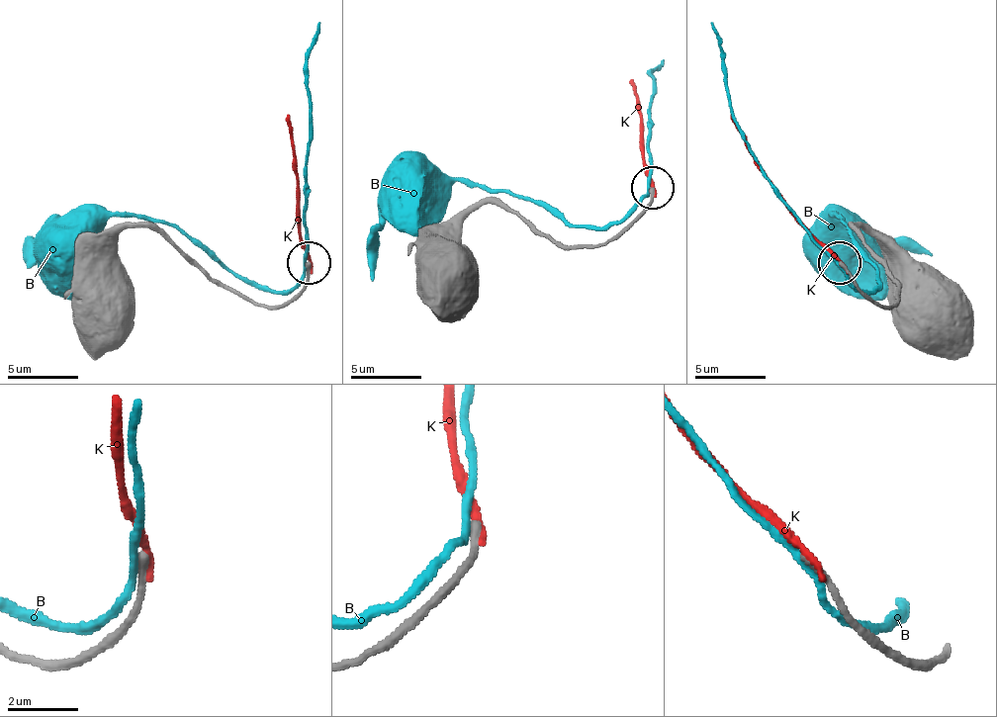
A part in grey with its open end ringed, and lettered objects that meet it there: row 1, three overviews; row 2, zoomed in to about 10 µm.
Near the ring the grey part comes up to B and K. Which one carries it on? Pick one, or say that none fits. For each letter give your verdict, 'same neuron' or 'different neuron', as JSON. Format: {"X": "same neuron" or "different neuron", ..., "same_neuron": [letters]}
{"B": "different neuron", "K": "different neuron", "same_neuron": []}

